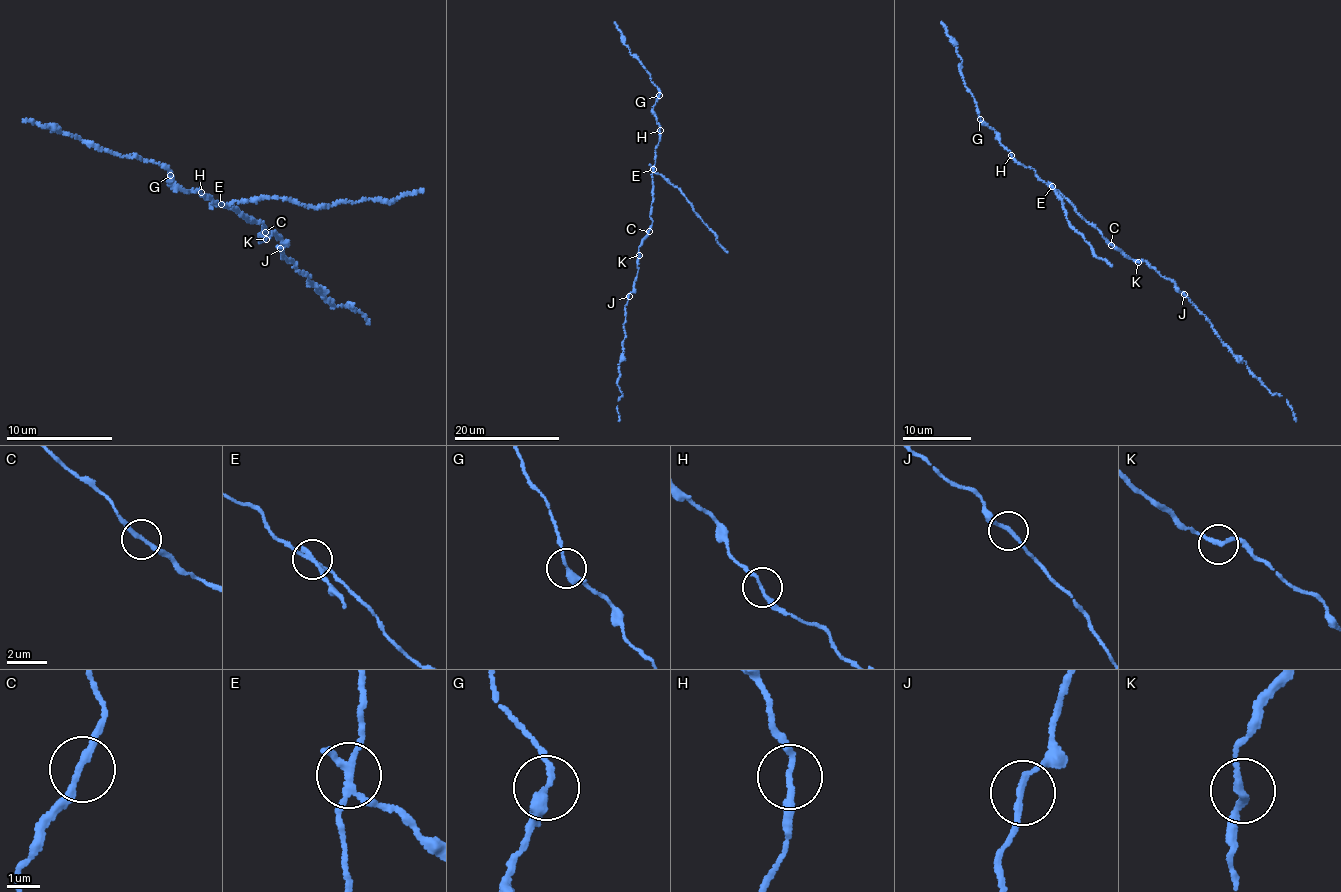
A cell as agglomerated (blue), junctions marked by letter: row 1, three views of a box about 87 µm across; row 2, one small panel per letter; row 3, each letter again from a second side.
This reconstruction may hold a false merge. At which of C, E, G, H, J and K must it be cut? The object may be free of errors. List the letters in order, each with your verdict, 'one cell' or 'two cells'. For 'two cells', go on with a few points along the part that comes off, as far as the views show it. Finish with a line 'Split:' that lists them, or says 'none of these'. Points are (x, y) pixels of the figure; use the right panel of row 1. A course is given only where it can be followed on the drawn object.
C: one cell
E: two cells; foreign part runs (1051, 186), (1062, 200), (1066, 218), (1096, 257), (1112, 265)
G: one cell
H: one cell
J: one cell
K: one cell
Split: E

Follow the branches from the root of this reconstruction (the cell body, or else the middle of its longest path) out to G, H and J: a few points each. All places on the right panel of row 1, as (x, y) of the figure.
G: (1098, 230), (1056, 190), (1043, 182), (1032, 168), (1018, 163), (1009, 150), (1002, 146), (996, 133), (980, 119)
H: (1098, 230), (1056, 190), (1043, 182), (1032, 168), (1018, 163), (1012, 154)
J: (1098, 230), (1126, 255), (1155, 267), (1184, 294)

